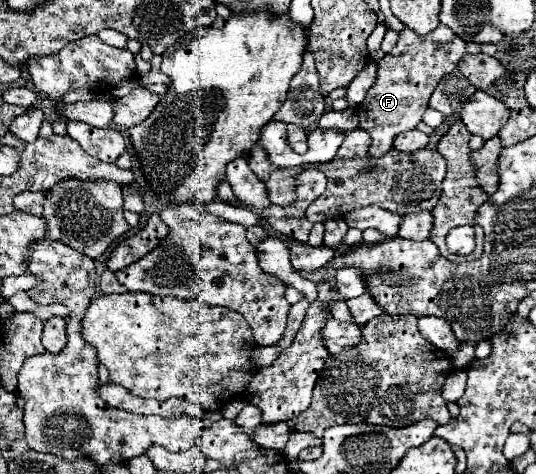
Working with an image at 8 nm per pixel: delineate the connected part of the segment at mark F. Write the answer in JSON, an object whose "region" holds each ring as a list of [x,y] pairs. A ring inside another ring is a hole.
{"region":[[[438,24],[438,28],[426,36],[418,36],[416,32],[404,28],[392,52],[378,62],[378,76],[358,106],[360,128],[372,136],[372,146],[368,150],[370,158],[384,156],[392,148],[396,134],[416,128],[438,82],[456,68],[462,56],[478,52],[480,44],[464,42],[444,24]]]}

